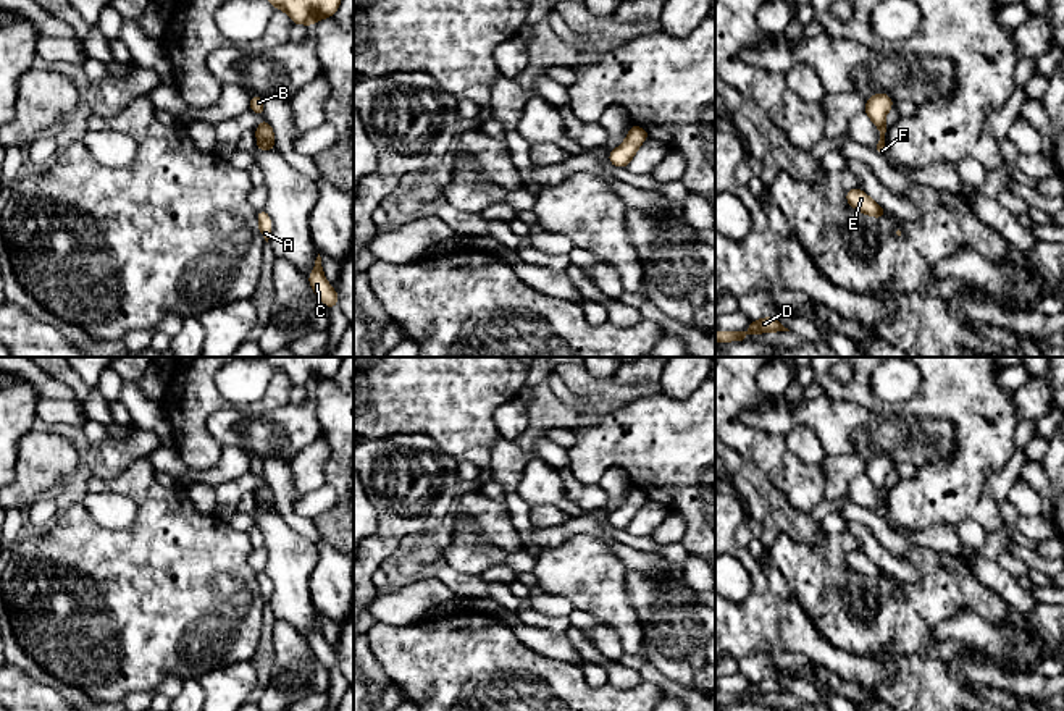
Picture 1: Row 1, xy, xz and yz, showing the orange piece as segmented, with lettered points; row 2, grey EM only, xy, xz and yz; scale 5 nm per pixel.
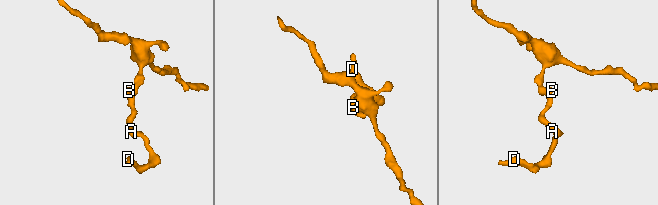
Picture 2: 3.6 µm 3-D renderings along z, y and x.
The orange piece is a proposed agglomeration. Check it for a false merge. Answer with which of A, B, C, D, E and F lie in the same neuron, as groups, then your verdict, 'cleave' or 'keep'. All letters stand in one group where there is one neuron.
groups A B C D E F; keep

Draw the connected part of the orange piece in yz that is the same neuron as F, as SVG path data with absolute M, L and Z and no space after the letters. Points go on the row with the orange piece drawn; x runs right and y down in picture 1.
M880 92L877 95L867 97L867 103L864 111L869 115L872 123L878 128L880 131L880 139L878 144L873 145L875 152L880 155L886 154L886 139L885 136L888 134L888 128L885 126L885 116L886 113L893 108L893 99L886 95L885 92Z

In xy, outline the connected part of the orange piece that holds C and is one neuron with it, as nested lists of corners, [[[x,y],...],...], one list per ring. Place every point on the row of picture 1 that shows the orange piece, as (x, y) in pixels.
[[[318,254],[315,260],[315,267],[312,273],[308,275],[308,283],[315,294],[321,299],[321,302],[331,310],[336,304],[339,304],[339,296],[333,289],[333,286],[326,281],[323,275],[323,265],[321,265],[321,257]]]

